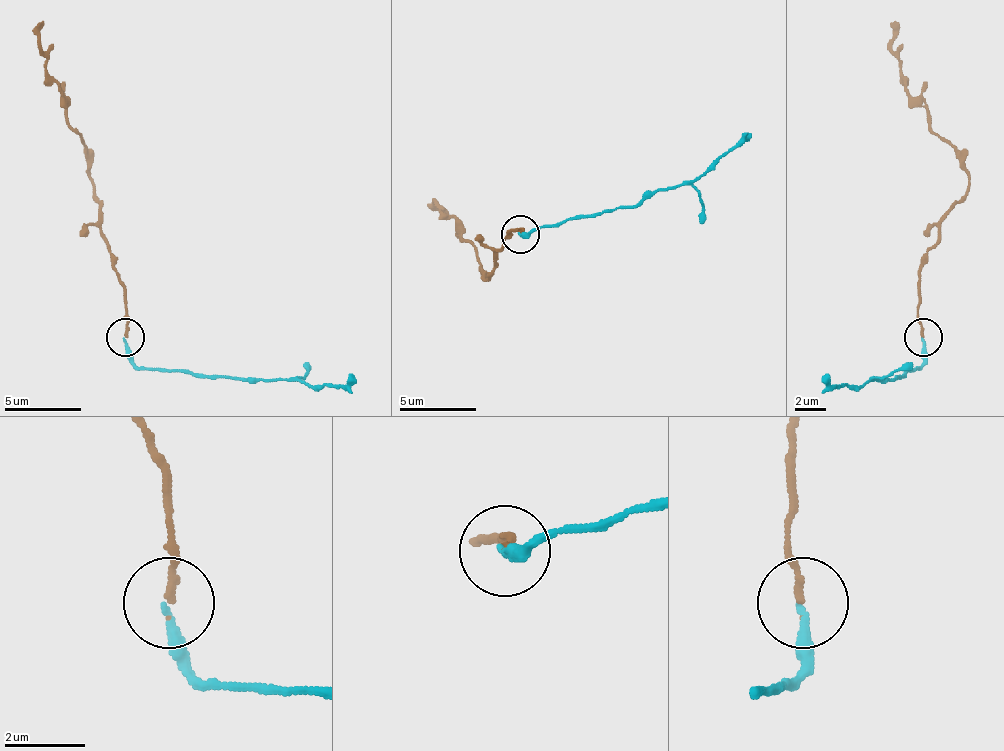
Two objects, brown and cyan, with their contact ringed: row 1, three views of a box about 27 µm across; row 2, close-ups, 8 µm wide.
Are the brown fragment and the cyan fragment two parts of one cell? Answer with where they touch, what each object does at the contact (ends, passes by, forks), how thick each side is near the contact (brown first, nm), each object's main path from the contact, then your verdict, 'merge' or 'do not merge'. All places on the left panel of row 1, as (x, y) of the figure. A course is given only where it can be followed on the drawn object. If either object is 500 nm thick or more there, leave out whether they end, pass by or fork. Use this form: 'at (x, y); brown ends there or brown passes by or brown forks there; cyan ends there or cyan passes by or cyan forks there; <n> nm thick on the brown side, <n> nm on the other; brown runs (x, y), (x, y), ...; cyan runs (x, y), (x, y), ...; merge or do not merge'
at (125, 337); brown ends there; cyan ends there; 160 nm thick on the brown side, 240 nm on the other; brown runs (124, 336), (124, 306), (113, 252), (101, 237), (82, 138), (67, 123), (67, 100), (44, 65), (44, 20); cyan runs (124, 340), (124, 351), (143, 371), (243, 378), (296, 378), (311, 386), (357, 382); merge

